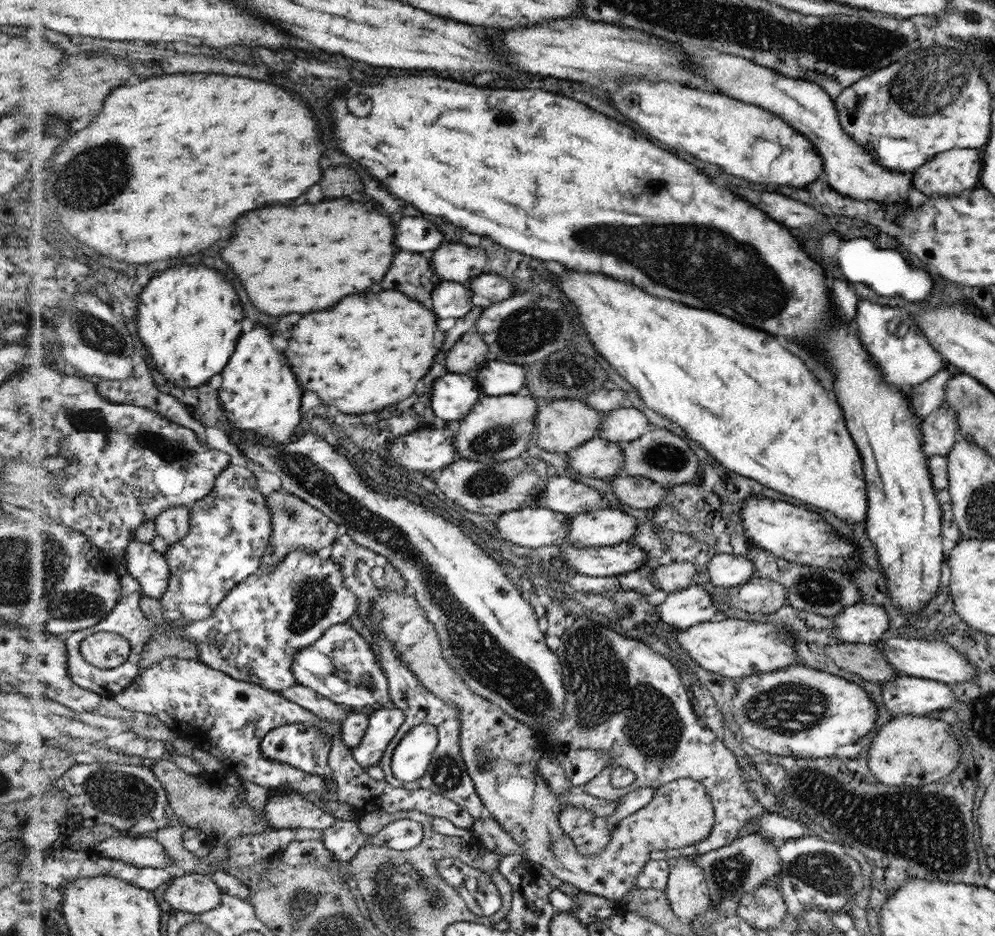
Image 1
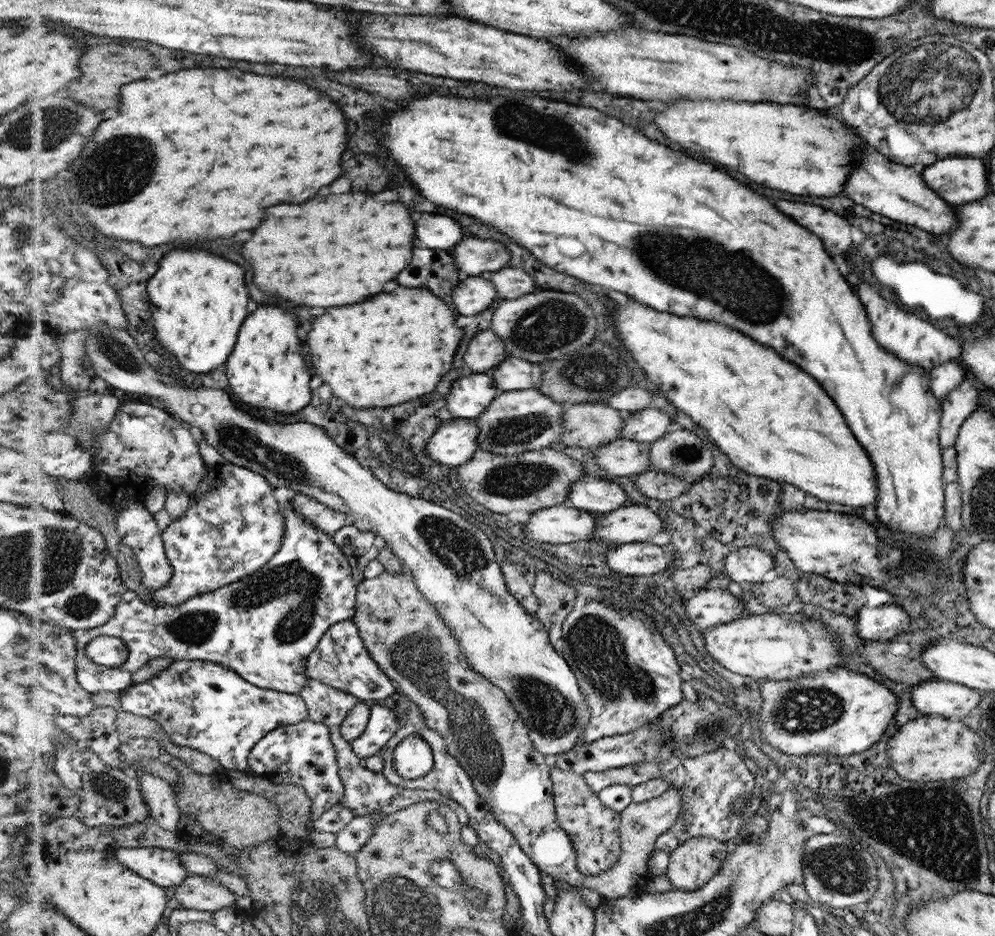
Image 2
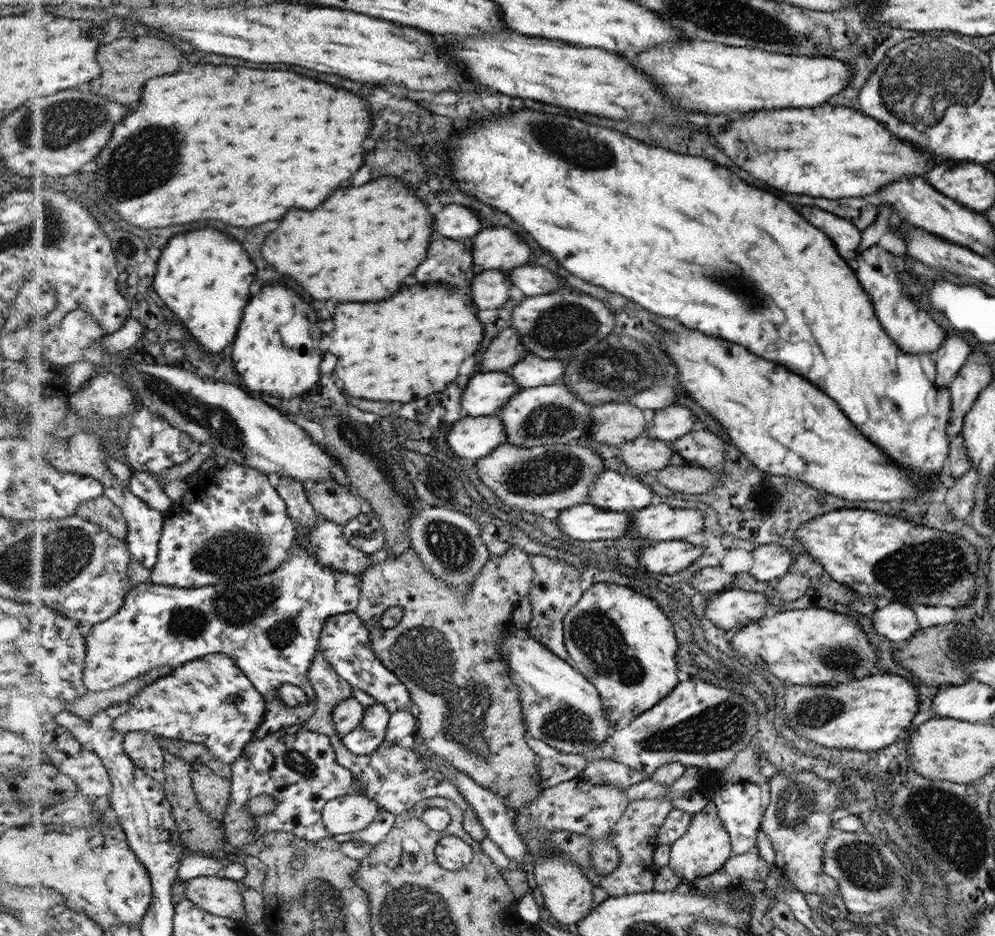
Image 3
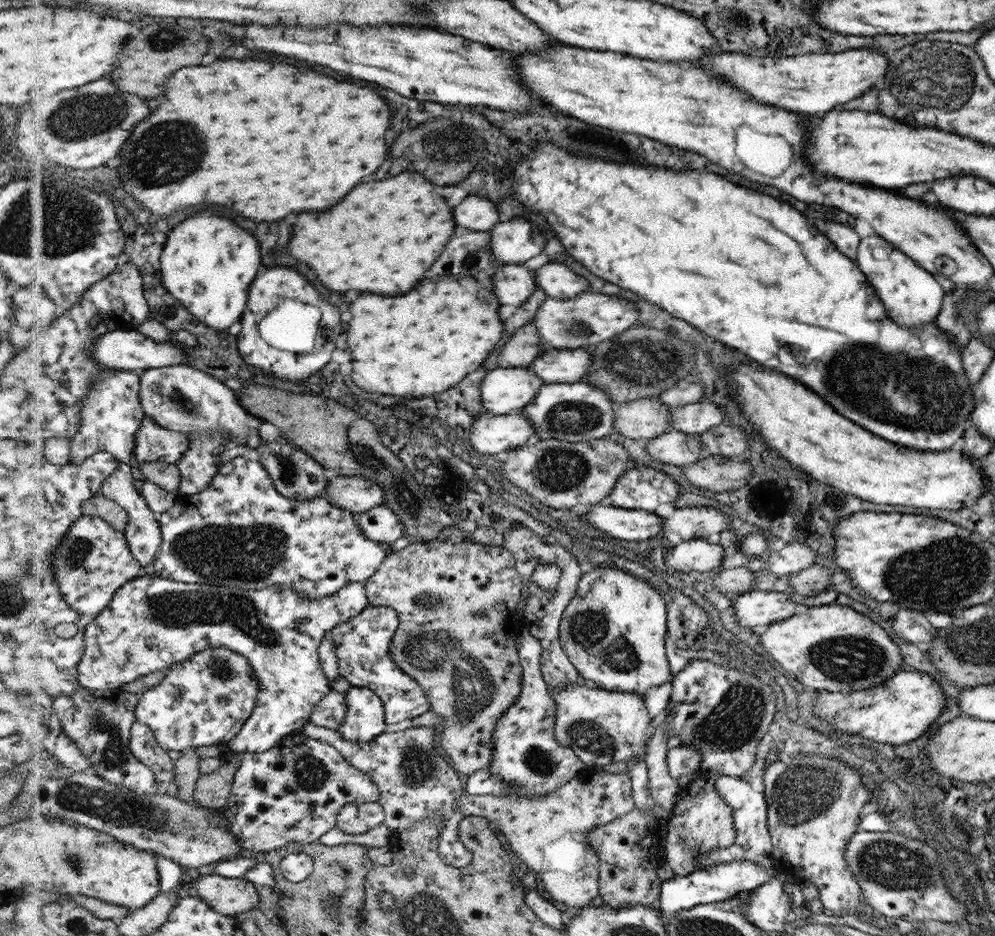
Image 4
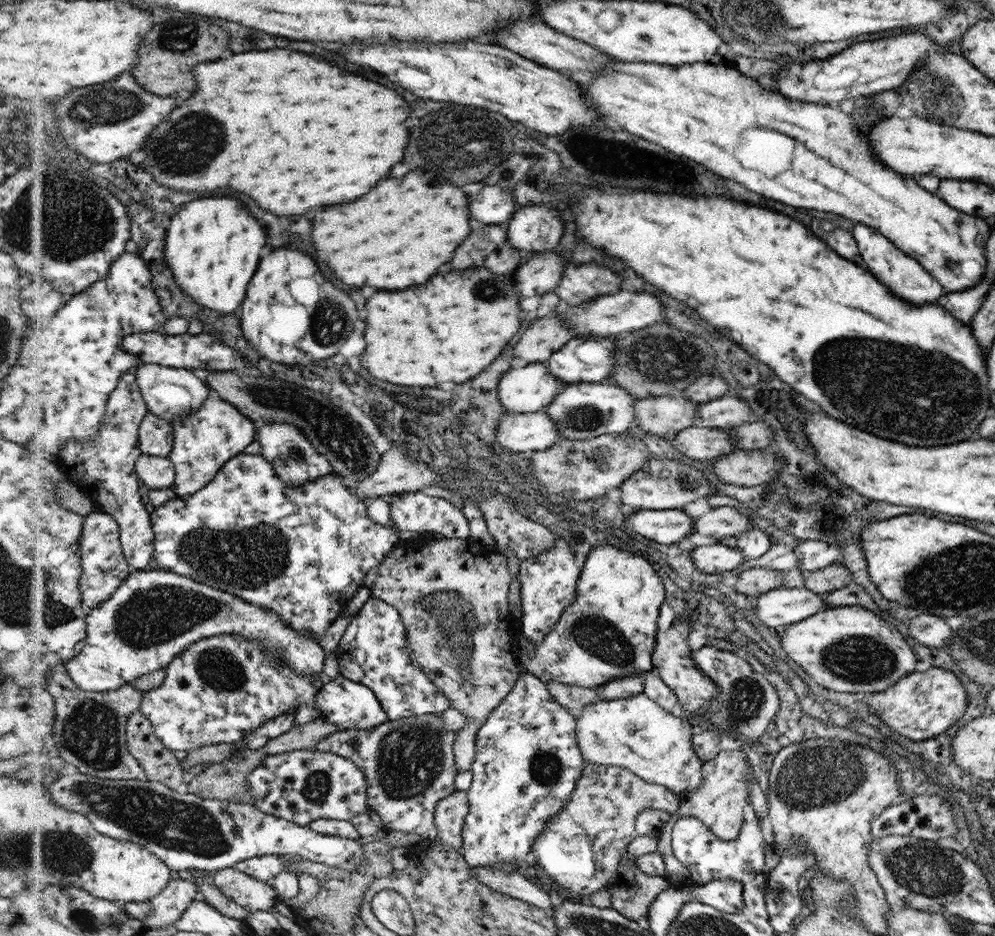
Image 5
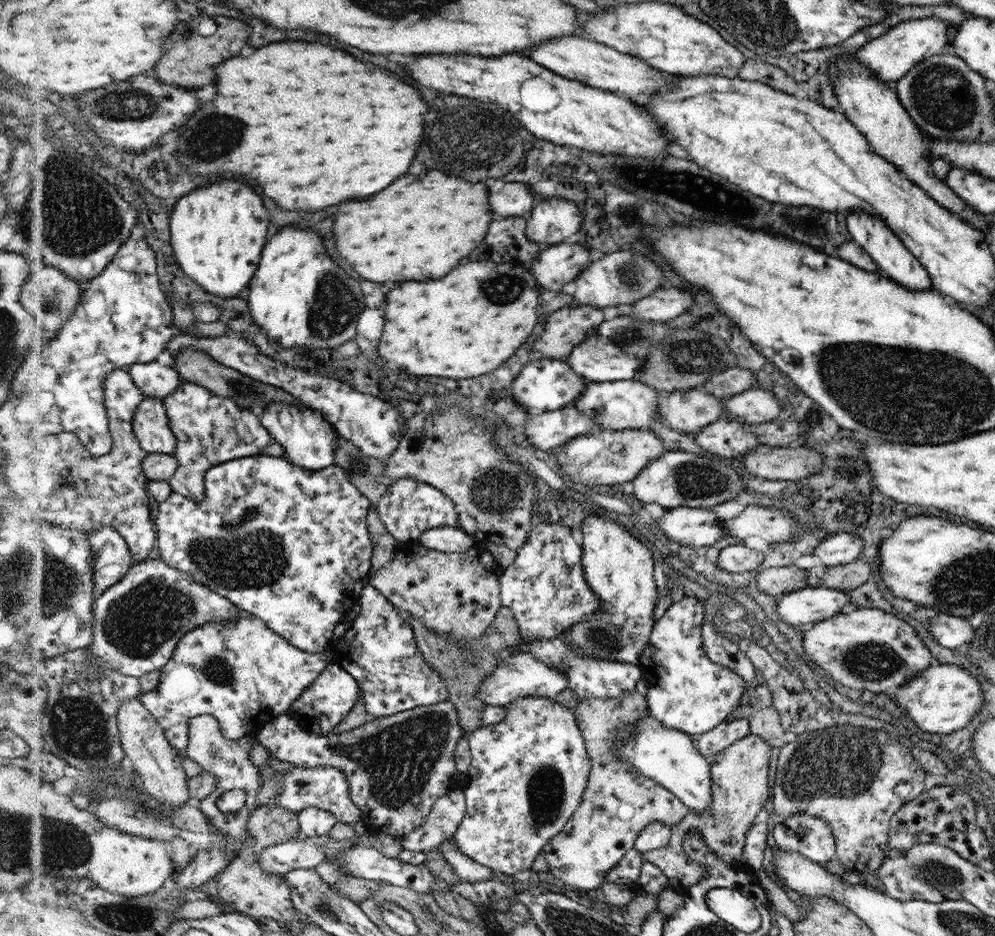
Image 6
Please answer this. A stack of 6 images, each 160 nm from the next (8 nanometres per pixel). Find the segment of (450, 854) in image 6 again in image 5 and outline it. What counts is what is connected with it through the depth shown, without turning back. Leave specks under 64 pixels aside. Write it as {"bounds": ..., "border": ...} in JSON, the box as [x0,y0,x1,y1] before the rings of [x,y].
{"bounds":[471,867,554,914],"border":[[[474,867],[471,872],[479,878],[480,882],[491,886],[492,890],[498,890],[512,898],[532,903],[550,914],[554,910],[545,890],[539,883],[528,879],[523,871],[506,874],[488,867]]]}

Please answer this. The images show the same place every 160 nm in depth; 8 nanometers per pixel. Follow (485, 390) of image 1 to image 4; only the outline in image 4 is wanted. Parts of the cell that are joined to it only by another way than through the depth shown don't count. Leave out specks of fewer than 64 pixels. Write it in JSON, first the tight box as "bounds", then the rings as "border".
{"bounds":[530,349,591,385],"border":[[[552,349],[541,352],[530,369],[543,379],[544,385],[575,383],[587,376],[591,364],[589,349]]]}

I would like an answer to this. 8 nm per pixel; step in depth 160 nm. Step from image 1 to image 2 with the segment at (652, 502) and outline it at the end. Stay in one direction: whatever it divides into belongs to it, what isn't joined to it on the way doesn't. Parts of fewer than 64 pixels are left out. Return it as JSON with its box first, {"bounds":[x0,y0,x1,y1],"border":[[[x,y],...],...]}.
{"bounds":[632,470,690,500],"border":[[[650,470],[646,473],[632,476],[636,482],[636,490],[648,495],[648,498],[672,500],[688,491],[690,483],[682,478],[666,473]]]}

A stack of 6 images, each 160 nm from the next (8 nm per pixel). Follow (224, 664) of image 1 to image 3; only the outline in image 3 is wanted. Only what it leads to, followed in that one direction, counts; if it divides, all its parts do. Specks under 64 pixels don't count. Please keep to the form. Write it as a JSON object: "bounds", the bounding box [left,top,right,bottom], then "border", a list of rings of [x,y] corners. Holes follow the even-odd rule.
{"bounds":[85,478,362,740],"border":[[[280,478],[280,485],[278,487],[279,492],[283,498],[283,501],[287,505],[288,514],[292,519],[295,520],[296,530],[299,531],[299,537],[296,538],[296,545],[293,546],[289,559],[284,564],[281,564],[274,572],[266,574],[265,577],[248,578],[235,582],[230,581],[228,583],[203,586],[200,588],[180,588],[177,586],[161,585],[152,580],[135,585],[127,598],[127,602],[124,604],[124,608],[120,610],[115,617],[110,618],[110,620],[92,626],[89,635],[87,636],[89,653],[85,668],[85,682],[87,683],[89,690],[107,691],[110,689],[115,689],[117,686],[126,684],[135,678],[143,677],[147,672],[160,667],[172,666],[176,668],[182,665],[187,665],[190,661],[195,661],[211,654],[227,654],[228,656],[235,658],[236,662],[239,662],[239,665],[243,667],[243,671],[255,683],[256,688],[263,691],[263,694],[266,695],[268,705],[270,705],[270,710],[267,712],[267,717],[265,718],[263,725],[260,725],[259,729],[256,731],[255,740],[258,738],[266,738],[269,734],[280,732],[283,728],[289,729],[290,726],[294,725],[303,726],[316,710],[317,694],[315,687],[312,686],[312,683],[308,678],[308,673],[310,672],[311,665],[314,664],[315,657],[318,656],[319,649],[321,648],[319,636],[320,633],[323,632],[323,626],[328,620],[330,620],[330,618],[335,617],[336,615],[349,613],[352,611],[355,612],[359,607],[360,594],[362,593],[361,575],[339,572],[339,570],[335,570],[335,567],[323,566],[323,563],[319,562],[318,557],[316,557],[314,550],[307,550],[307,542],[310,541],[310,537],[313,536],[313,533],[319,526],[320,522],[312,503],[308,501],[308,494],[306,494],[305,489],[306,487],[307,486],[302,484],[302,482]],[[284,684],[294,684],[294,686],[299,686],[302,688],[307,696],[306,705],[295,707],[286,705],[284,701],[280,699],[280,687],[284,686]]]}

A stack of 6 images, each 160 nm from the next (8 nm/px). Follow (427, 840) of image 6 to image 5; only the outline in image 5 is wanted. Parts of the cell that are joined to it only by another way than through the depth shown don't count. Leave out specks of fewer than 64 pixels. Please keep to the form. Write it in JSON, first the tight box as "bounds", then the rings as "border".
{"bounds":[435,790,468,852],"border":[[[457,790],[439,800],[435,810],[435,825],[438,826],[439,834],[435,842],[443,843],[459,852],[462,846],[464,819],[468,811],[467,791]]]}

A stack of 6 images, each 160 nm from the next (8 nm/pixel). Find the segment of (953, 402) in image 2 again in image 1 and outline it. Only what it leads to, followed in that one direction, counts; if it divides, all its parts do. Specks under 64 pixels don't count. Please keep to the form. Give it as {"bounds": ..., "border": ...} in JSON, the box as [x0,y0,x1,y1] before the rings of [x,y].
{"bounds":[922,405,959,458],"border":[[[941,405],[929,418],[924,418],[922,452],[926,458],[934,455],[948,456],[959,438],[957,412],[952,407]]]}

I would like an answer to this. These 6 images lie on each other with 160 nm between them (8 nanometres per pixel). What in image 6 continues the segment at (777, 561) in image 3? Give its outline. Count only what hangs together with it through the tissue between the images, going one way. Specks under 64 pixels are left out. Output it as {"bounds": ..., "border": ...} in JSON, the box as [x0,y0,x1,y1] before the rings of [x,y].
{"bounds":[814,534,864,567],"border":[[[832,534],[816,547],[814,554],[828,567],[845,565],[860,558],[864,540],[854,534]]]}

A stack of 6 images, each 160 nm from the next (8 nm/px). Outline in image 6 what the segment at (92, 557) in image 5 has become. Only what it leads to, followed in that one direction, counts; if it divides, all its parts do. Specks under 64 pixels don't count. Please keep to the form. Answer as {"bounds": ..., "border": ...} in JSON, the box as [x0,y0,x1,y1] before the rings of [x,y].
{"bounds":[89,527,137,596],"border":[[[104,527],[89,534],[95,552],[97,596],[122,581],[137,563],[127,538],[115,527]]]}

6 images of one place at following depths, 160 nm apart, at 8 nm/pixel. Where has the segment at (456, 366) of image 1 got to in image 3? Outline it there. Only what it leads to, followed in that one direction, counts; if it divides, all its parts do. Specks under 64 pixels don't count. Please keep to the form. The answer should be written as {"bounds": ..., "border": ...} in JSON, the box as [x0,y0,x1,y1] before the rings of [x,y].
{"bounds":[480,327,528,373],"border":[[[506,327],[486,348],[482,355],[480,372],[508,373],[526,354],[528,349],[523,345],[518,331],[515,328]]]}

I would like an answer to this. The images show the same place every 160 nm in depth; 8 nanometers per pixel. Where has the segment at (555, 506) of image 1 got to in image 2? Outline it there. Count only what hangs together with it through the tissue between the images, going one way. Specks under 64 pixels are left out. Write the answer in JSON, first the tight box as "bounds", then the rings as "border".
{"bounds":[564,474,627,516],"border":[[[587,474],[572,486],[568,502],[564,502],[595,516],[613,512],[627,503],[626,493],[618,484]]]}

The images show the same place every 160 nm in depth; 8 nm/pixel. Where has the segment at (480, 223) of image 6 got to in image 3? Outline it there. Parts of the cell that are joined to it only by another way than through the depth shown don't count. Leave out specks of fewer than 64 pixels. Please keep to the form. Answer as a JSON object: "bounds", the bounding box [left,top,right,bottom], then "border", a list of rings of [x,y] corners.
{"bounds":[264,178,434,302],"border":[[[378,178],[378,180],[372,180],[368,182],[368,186],[356,186],[356,188],[340,188],[336,190],[336,194],[332,194],[332,198],[328,198],[328,202],[324,202],[324,206],[320,210],[312,210],[312,212],[306,212],[306,210],[288,210],[288,214],[280,220],[280,228],[268,238],[266,246],[264,246],[264,256],[266,260],[276,260],[276,262],[270,262],[280,274],[284,274],[286,278],[298,282],[298,286],[306,288],[316,300],[342,300],[342,302],[376,302],[378,298],[380,300],[388,300],[390,296],[394,296],[400,286],[402,286],[402,280],[406,276],[412,276],[414,270],[420,266],[420,262],[426,258],[426,252],[428,252],[428,246],[430,246],[430,240],[432,240],[432,232],[434,232],[434,218],[432,214],[428,212],[428,206],[418,198],[418,196],[412,196],[410,194],[410,188],[400,182],[398,178]]]}

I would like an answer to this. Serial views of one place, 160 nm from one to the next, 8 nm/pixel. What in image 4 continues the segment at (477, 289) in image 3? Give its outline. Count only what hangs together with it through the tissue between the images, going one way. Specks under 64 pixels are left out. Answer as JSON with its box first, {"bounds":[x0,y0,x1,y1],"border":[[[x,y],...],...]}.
{"bounds":[488,264,538,306],"border":[[[507,264],[499,268],[488,283],[502,306],[520,306],[538,288],[536,273],[536,269],[530,270],[523,264]]]}

